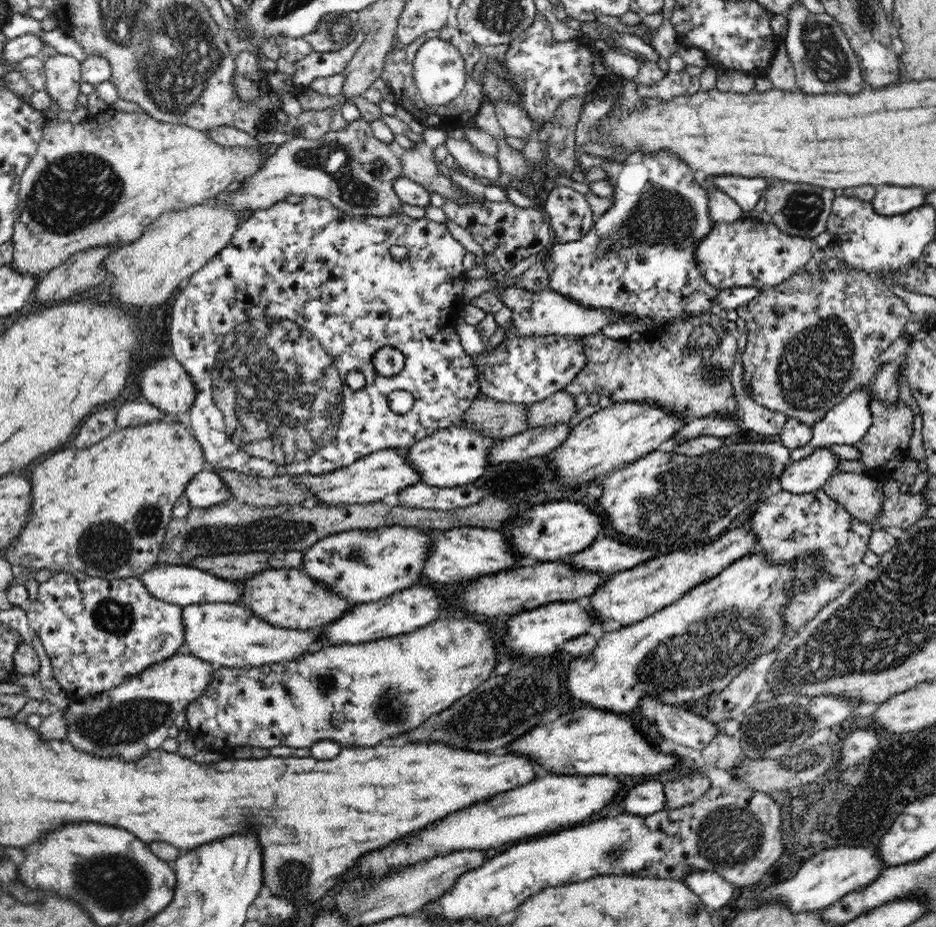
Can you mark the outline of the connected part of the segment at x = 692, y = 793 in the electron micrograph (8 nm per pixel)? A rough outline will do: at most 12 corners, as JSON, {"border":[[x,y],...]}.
{"border":[[703,774],[663,785],[665,811],[690,805],[711,786]]}

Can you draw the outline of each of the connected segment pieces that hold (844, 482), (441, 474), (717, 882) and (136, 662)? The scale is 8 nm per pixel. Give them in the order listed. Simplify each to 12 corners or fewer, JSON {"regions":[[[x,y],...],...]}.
{"regions":[[[838,472],[820,489],[853,518],[871,525],[883,483]],[[456,423],[414,442],[428,486],[463,487],[489,467],[492,437]],[[706,868],[680,882],[712,910],[722,908],[734,886]],[[54,573],[27,612],[71,702],[180,653],[137,577]]]}

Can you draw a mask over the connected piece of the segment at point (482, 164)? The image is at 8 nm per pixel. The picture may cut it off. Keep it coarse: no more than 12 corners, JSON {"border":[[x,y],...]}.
{"border":[[444,140],[464,174],[497,178],[499,162],[465,140]]}

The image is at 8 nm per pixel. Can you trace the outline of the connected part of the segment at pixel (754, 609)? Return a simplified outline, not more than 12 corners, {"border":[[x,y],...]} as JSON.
{"border":[[753,552],[566,665],[614,714],[722,690],[786,627],[808,557]]}

